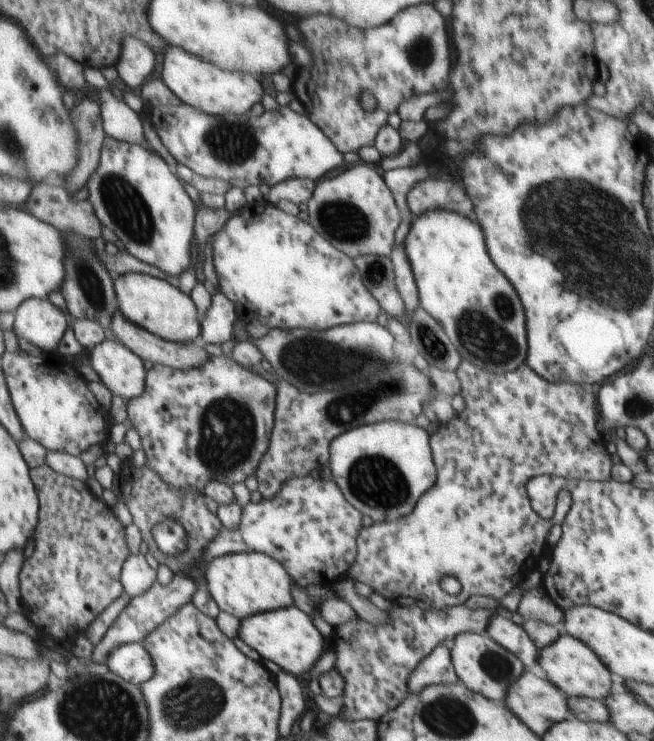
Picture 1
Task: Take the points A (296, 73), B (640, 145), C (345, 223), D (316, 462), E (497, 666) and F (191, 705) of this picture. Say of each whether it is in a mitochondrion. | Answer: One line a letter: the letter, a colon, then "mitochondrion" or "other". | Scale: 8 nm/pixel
A: other
B: other
C: mitochondrion
D: other
E: mitochondrion
F: mitochondrion

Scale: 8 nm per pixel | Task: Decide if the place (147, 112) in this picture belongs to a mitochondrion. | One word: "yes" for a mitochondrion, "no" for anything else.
no

